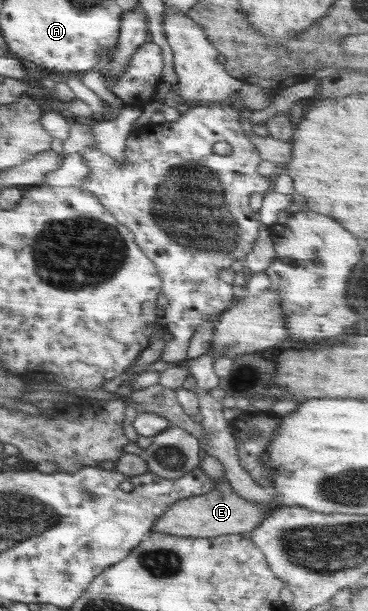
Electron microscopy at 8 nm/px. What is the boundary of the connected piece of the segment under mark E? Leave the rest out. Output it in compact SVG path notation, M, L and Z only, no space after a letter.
M222 481L213 490L199 496L173 503L164 515L156 519L152 532L172 534L176 537L214 538L220 535L241 534L250 532L262 523L268 511L274 511L282 499L276 491L272 491L274 501L256 502L238 496L228 481Z

